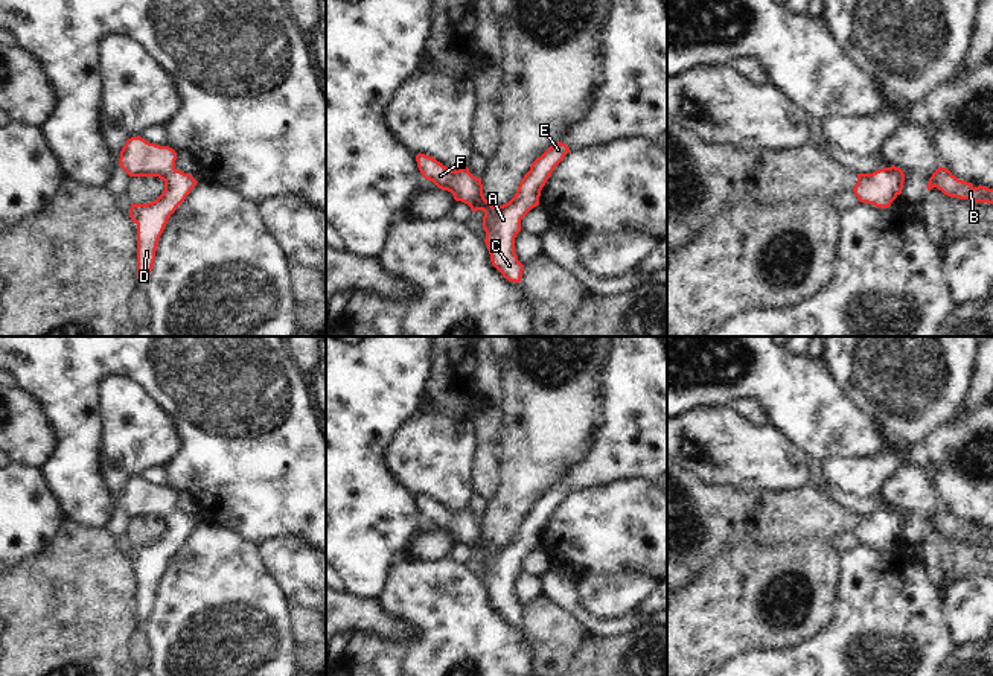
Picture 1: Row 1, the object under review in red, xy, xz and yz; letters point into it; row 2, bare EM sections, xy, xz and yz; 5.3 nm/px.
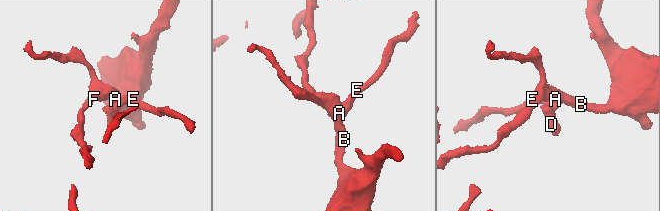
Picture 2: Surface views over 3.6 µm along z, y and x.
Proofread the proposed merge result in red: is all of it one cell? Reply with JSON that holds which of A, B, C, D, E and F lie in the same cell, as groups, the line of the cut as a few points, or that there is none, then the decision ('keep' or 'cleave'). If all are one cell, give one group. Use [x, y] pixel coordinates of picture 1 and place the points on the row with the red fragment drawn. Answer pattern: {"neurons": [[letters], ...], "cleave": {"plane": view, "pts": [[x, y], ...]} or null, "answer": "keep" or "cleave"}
{"neurons": [["A", "B", "C", "D", "E", "F"]], "cleave": null, "answer": "keep"}

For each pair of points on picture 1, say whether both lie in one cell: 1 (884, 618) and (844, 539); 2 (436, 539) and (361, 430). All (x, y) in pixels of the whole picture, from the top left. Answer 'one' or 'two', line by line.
1: two
2: two

